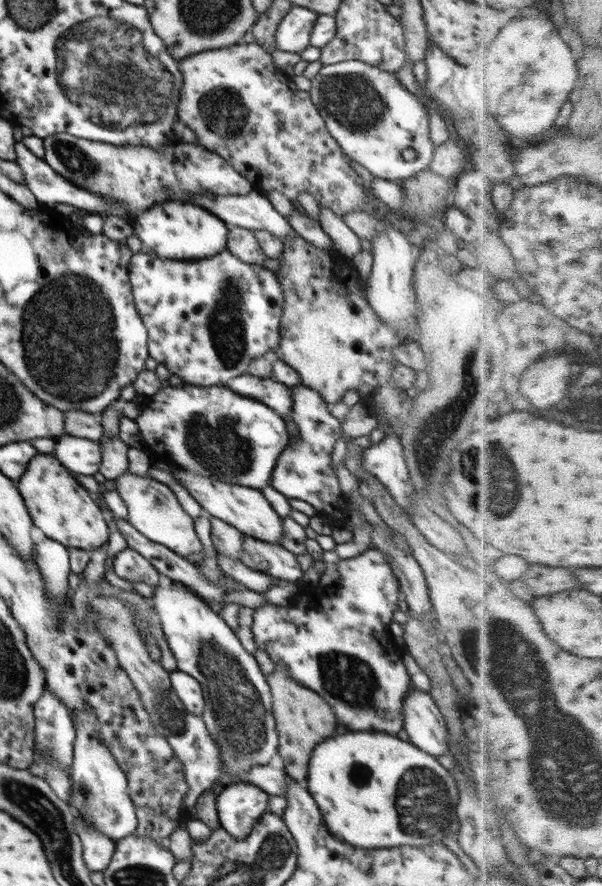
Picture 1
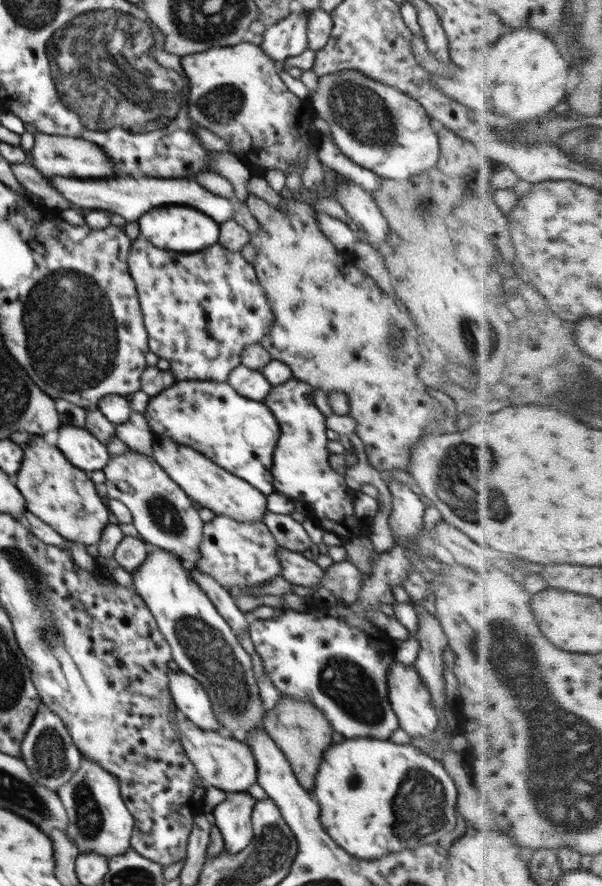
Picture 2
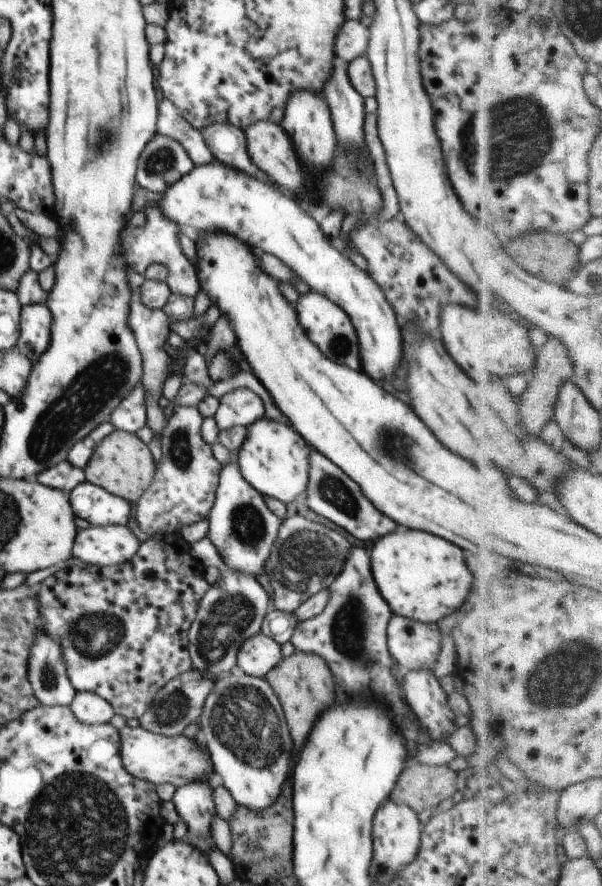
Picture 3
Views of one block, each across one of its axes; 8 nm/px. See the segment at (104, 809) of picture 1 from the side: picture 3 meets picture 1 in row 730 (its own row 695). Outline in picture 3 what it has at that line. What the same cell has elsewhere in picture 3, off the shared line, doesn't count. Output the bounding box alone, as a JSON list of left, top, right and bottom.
[69,691,116,725]

